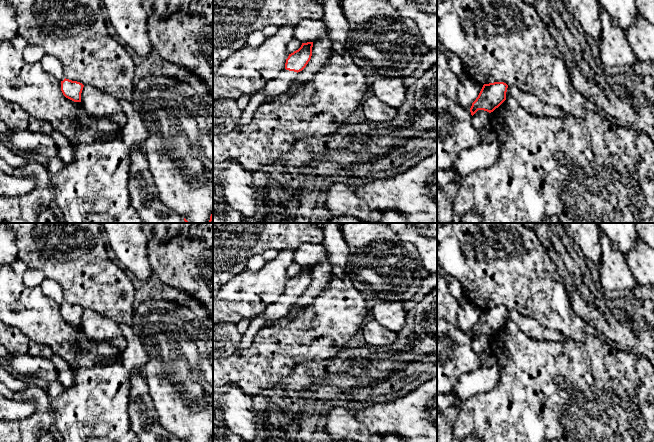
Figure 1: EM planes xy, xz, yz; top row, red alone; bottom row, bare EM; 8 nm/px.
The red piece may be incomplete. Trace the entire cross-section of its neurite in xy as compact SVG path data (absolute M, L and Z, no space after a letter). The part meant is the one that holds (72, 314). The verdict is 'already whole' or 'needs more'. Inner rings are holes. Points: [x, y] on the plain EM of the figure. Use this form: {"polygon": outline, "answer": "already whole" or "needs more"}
{"polygon": "M66 302L61 305L61 315L63 319L74 326L81 326L83 311L84 309L77 305L72 305Z", "answer": "already whole"}

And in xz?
{"polygon": "M313 266L302 267L301 271L289 278L285 293L275 303L267 306L265 310L265 325L272 324L277 319L288 316L293 309L297 298L302 295L312 280Z", "answer": "needs more"}

